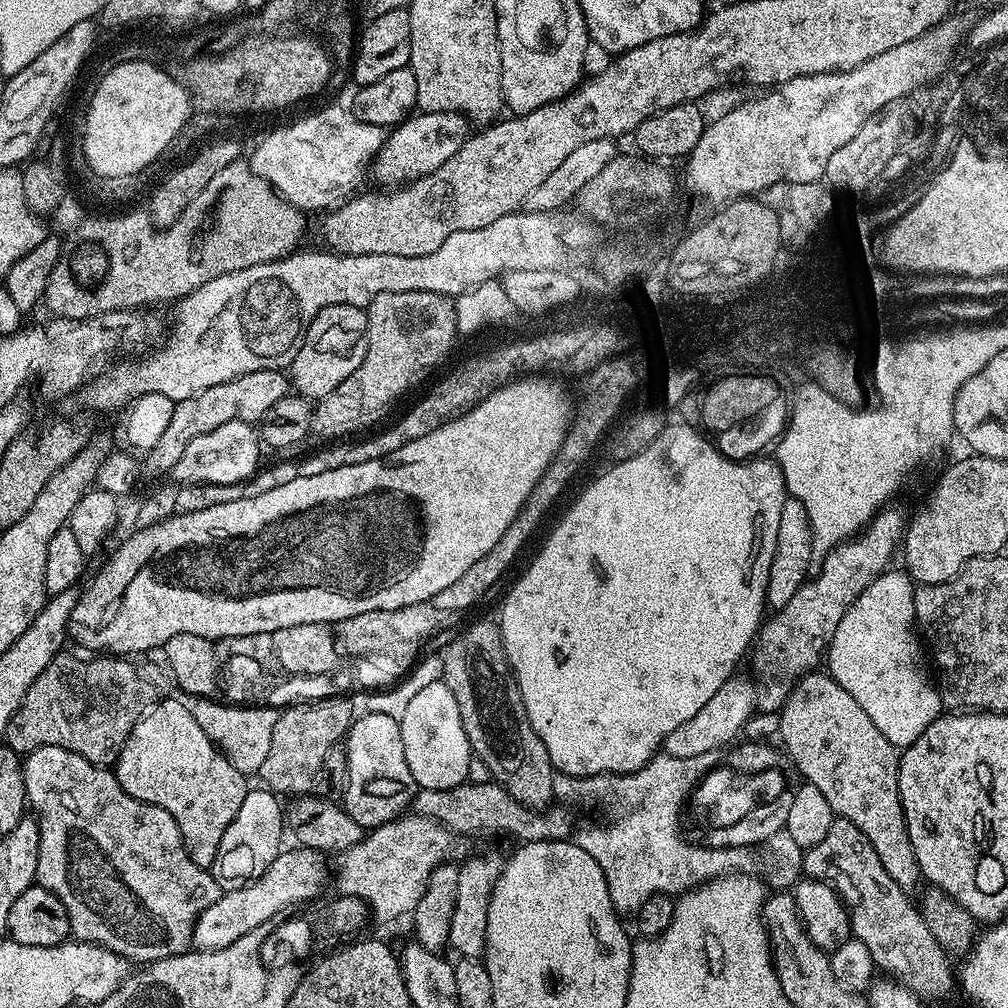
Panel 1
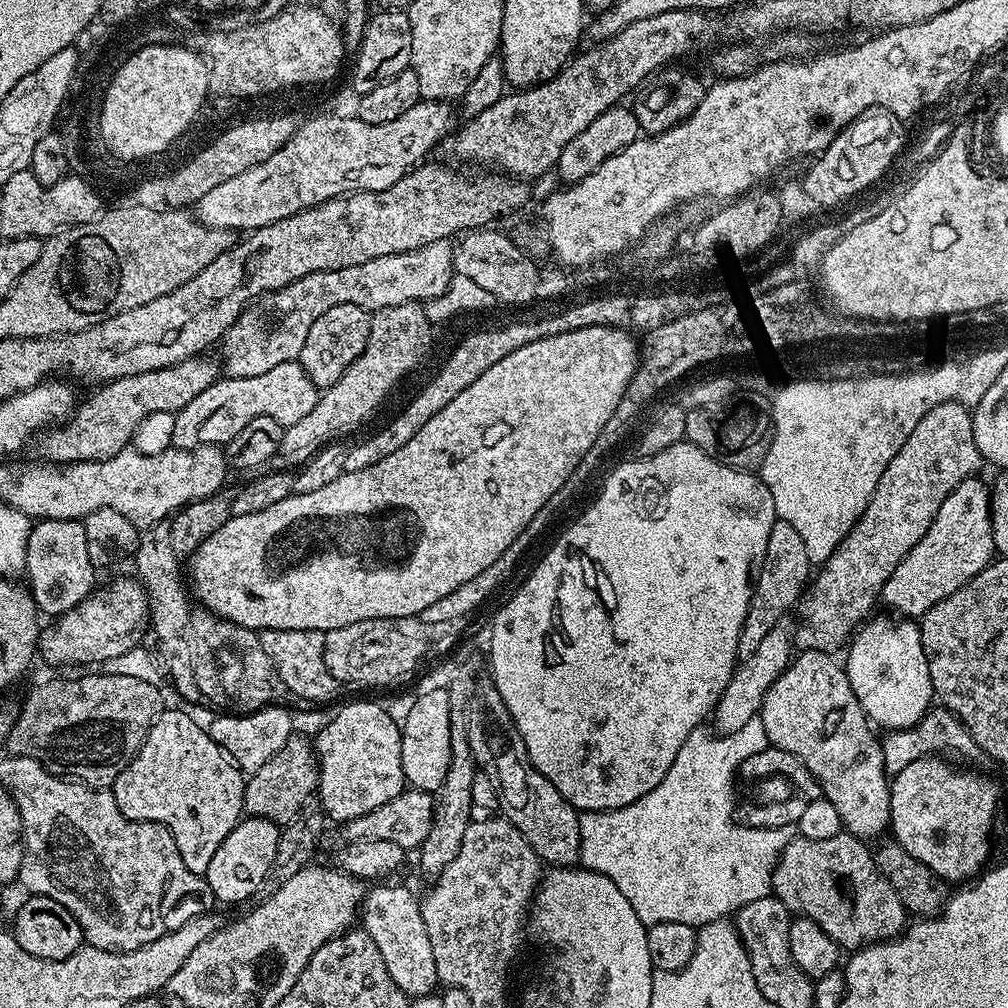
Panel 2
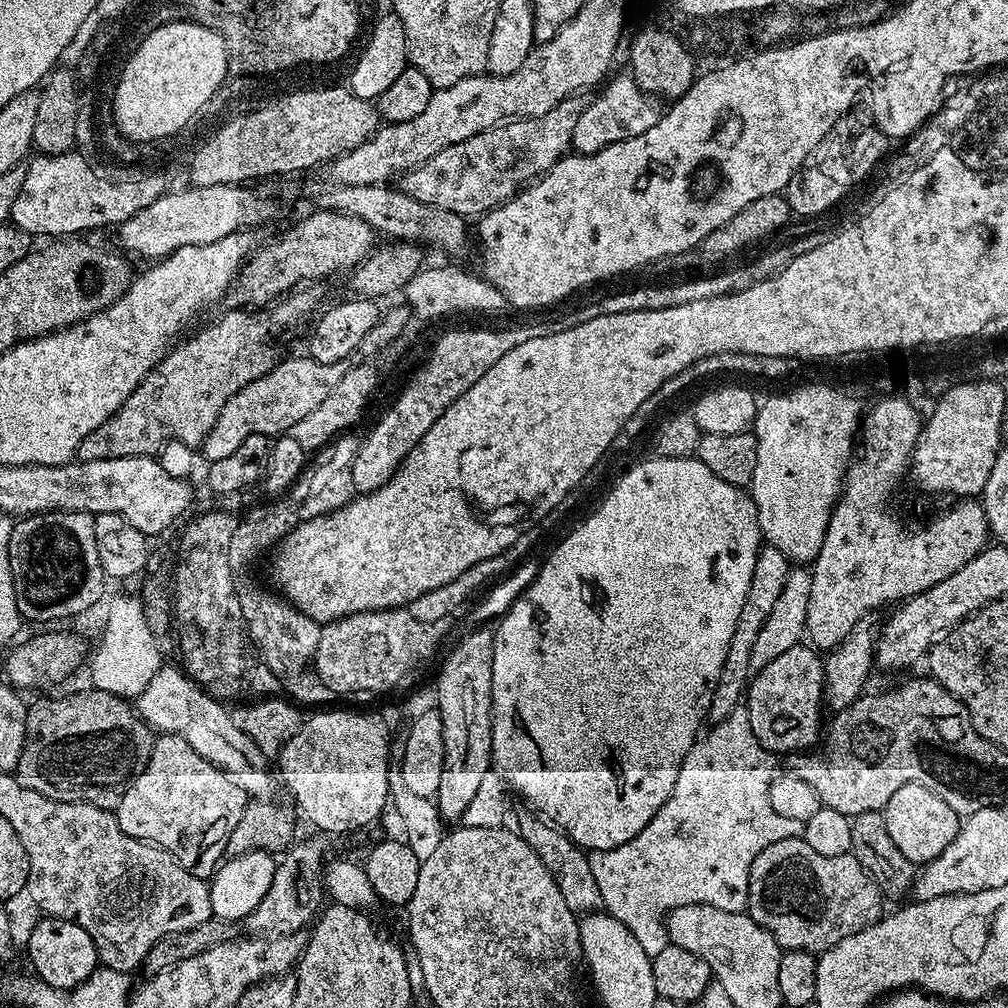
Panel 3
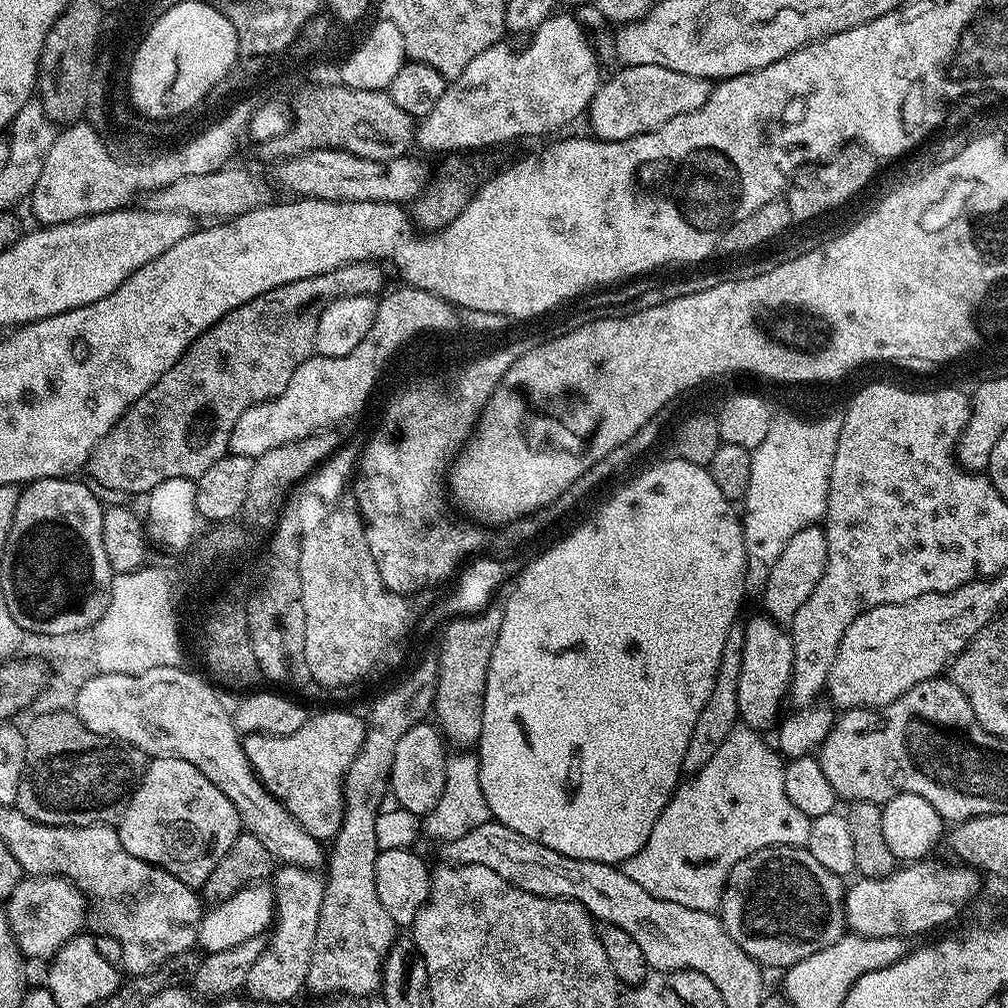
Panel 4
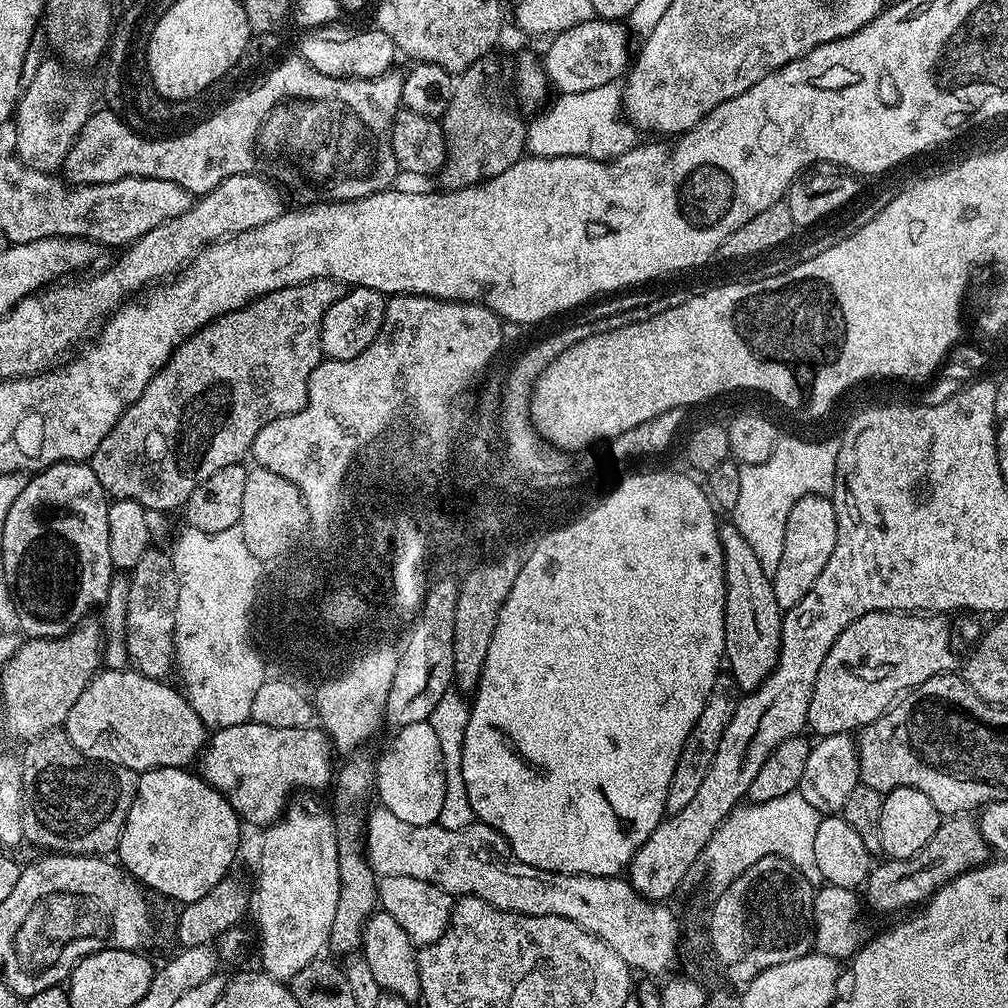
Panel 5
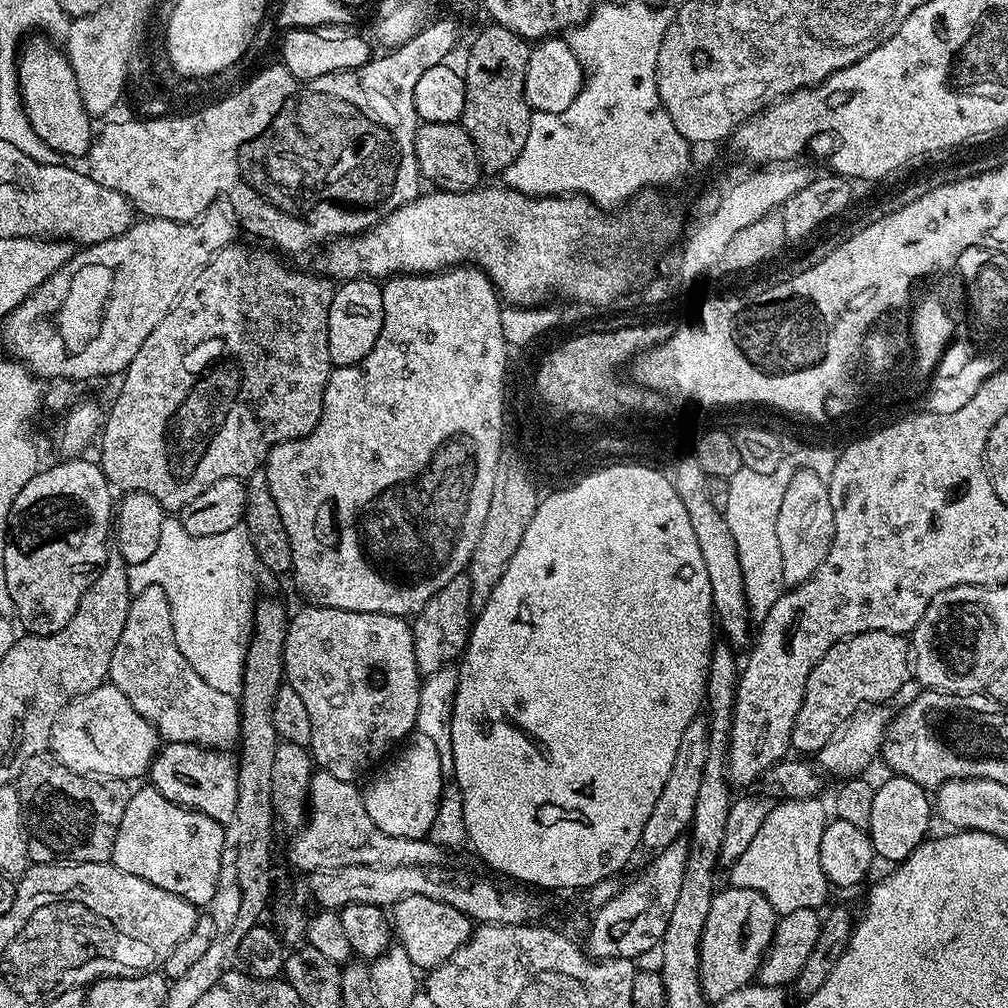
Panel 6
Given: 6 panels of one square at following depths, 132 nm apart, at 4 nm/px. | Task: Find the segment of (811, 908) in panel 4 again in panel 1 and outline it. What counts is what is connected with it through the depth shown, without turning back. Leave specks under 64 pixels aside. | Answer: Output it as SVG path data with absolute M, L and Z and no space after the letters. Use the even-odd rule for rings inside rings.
M839 818L833 819L830 834L826 834L826 838L818 842L818 846L804 852L802 872L805 877L820 880L839 892L840 899L844 901L844 906L848 910L853 937L866 946L875 967L881 973L887 974L897 984L904 985L925 1002L940 1000L943 996L951 994L952 984L954 988L954 964L952 968L951 962L948 961L951 960L949 953L945 952L938 938L930 934L930 929L926 927L919 907L913 901L912 904L908 901L911 900L909 893L901 890L898 882L894 882L890 874L886 874L886 869L882 867L878 854L874 854L874 846L870 846L866 834L862 834L862 830L854 826L854 822Z

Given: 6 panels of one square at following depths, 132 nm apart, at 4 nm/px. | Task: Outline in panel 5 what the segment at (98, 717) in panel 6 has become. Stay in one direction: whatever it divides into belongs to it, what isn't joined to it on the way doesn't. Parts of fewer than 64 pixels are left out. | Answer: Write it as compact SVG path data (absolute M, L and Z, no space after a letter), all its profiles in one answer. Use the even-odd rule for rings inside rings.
M135 670L101 671L92 677L70 710L66 721L70 742L93 762L112 761L119 767L134 769L137 774L147 772L149 768L183 768L191 765L191 760L193 763L206 747L206 729L200 713L193 710L189 697L180 692L175 692L164 680L155 680Z

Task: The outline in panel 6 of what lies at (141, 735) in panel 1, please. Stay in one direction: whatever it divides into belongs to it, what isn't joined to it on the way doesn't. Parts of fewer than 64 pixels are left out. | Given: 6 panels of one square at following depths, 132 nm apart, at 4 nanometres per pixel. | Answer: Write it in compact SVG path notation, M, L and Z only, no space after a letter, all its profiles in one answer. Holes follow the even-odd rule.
M145 786L129 795L126 802L126 814L122 814L122 822L118 826L118 834L114 838L114 854L111 858L111 863L115 864L118 870L122 870L126 874L134 874L138 878L142 878L146 882L150 882L154 886L158 886L162 890L170 890L170 894L178 894L184 900L190 901L191 904L197 906L211 905L216 887L218 886L218 870L222 866L222 846L224 845L224 830L225 825L220 824L214 818L210 818L206 814L202 814L196 808L186 808L183 804L177 804L176 801L166 798L157 788Z

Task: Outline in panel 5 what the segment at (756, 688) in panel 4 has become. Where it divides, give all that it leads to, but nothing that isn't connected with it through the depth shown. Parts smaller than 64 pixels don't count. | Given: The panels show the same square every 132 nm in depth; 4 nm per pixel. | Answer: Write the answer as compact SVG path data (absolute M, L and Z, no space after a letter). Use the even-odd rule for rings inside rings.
M731 522L719 525L726 586L726 668L741 693L753 692L776 669L782 642L782 610L774 598L772 577L762 570L750 542L738 534Z

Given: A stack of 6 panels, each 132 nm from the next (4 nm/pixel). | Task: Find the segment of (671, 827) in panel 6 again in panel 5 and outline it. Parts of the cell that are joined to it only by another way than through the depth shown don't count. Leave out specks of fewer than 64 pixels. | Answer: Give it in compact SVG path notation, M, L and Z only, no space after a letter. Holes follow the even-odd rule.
M721 674L717 676L714 686L710 690L710 698L706 698L706 706L694 722L694 730L686 738L686 744L682 746L682 754L675 760L674 778L670 778L670 790L666 794L666 809L669 813L681 812L690 806L694 794L698 791L702 782L706 779L706 770L710 770L710 762L714 762L714 754L718 754L718 742L722 742L722 734L726 734L726 726L730 726L730 718L734 718L734 710L738 703L738 689L731 675Z

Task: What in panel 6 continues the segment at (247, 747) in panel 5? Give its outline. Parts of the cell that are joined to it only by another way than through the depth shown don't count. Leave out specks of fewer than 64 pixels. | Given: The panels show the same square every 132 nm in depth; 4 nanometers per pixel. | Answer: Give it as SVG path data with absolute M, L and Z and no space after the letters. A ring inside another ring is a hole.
M173 740L165 743L153 758L150 784L166 798L186 808L196 808L226 826L234 818L238 806L239 773L237 757L231 751Z

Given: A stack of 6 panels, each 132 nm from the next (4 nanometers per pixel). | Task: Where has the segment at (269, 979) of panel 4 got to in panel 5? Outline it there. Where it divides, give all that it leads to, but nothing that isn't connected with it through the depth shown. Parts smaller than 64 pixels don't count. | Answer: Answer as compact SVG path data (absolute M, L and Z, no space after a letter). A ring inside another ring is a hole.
M293 799L284 815L263 829L256 892L254 888L254 916L256 912L260 923L259 967L281 982L291 982L298 970L321 959L320 951L328 948L340 893L333 813L324 812L316 800L299 799Z

